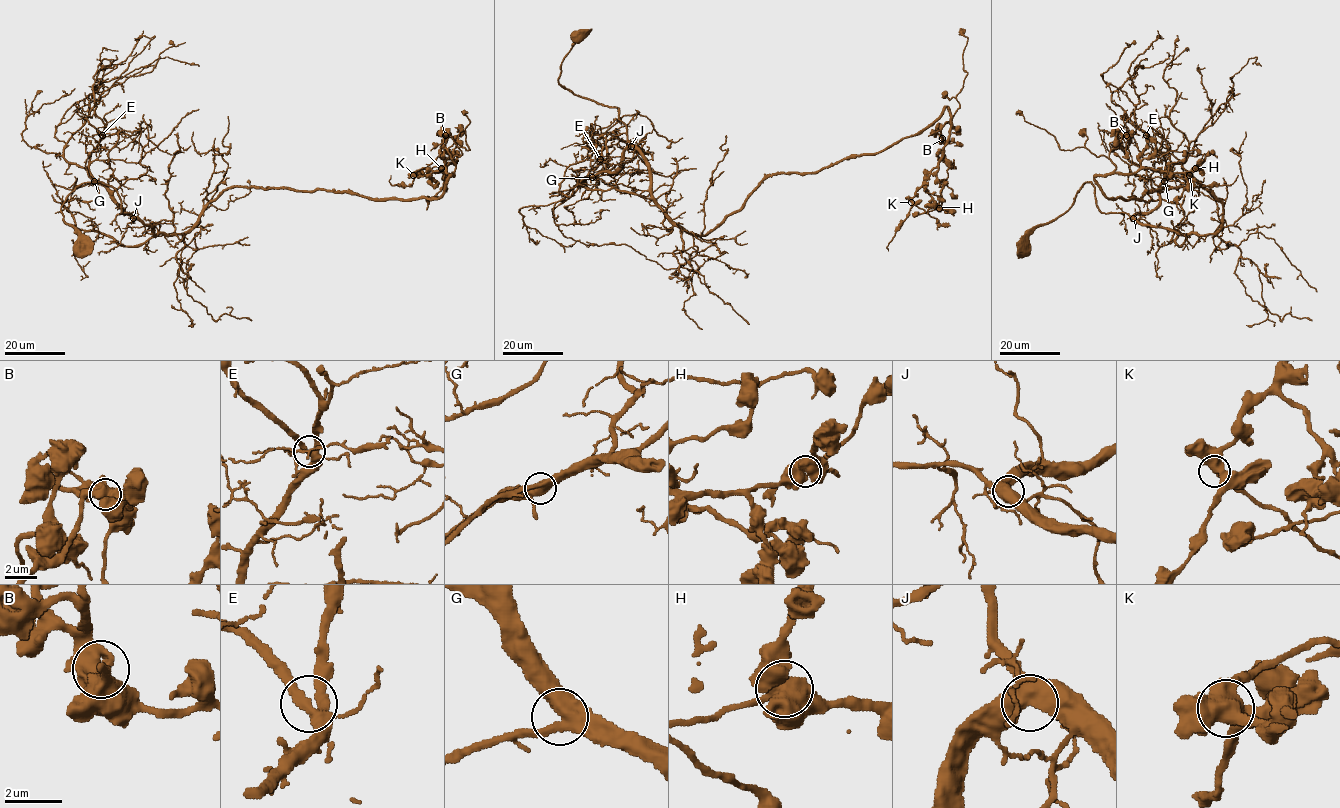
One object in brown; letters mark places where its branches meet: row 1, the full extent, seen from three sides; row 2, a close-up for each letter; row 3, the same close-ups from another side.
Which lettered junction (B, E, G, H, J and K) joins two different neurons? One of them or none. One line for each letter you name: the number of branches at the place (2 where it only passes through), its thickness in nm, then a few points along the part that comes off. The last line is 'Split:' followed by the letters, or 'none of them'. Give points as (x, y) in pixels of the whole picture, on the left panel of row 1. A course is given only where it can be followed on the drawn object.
Split: none of them

